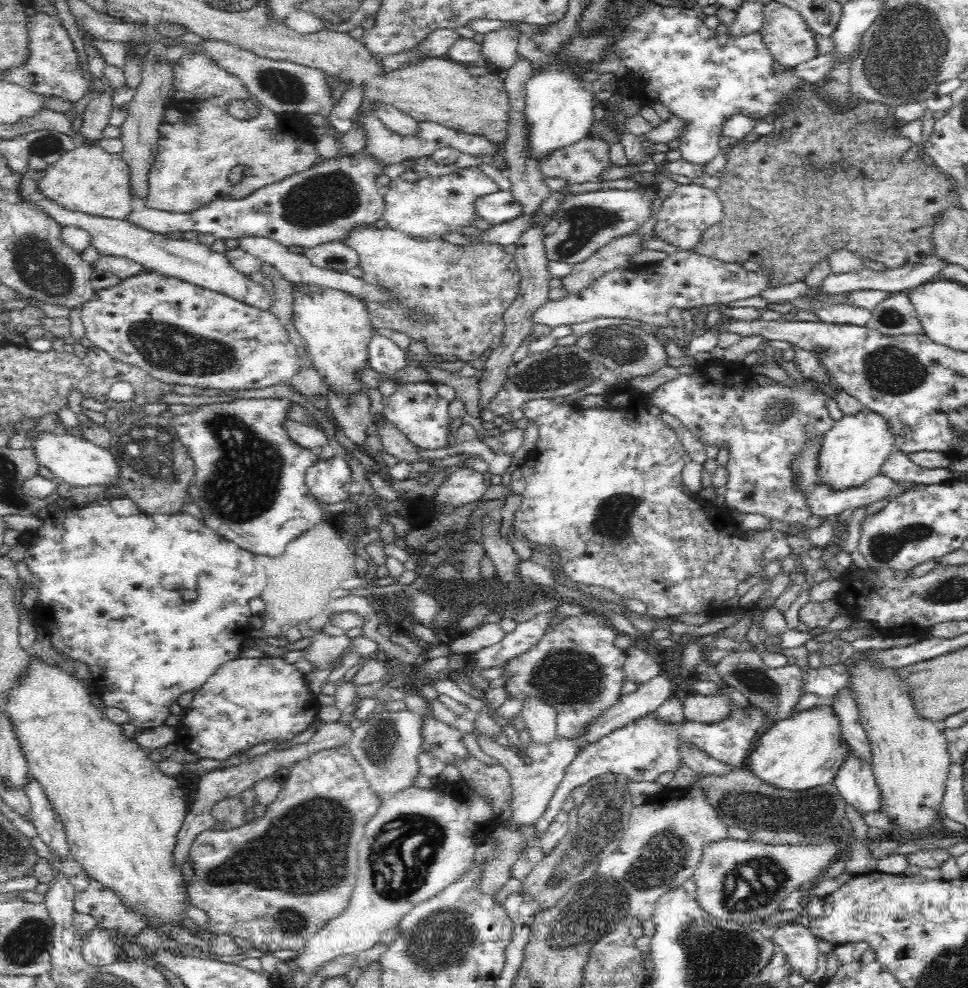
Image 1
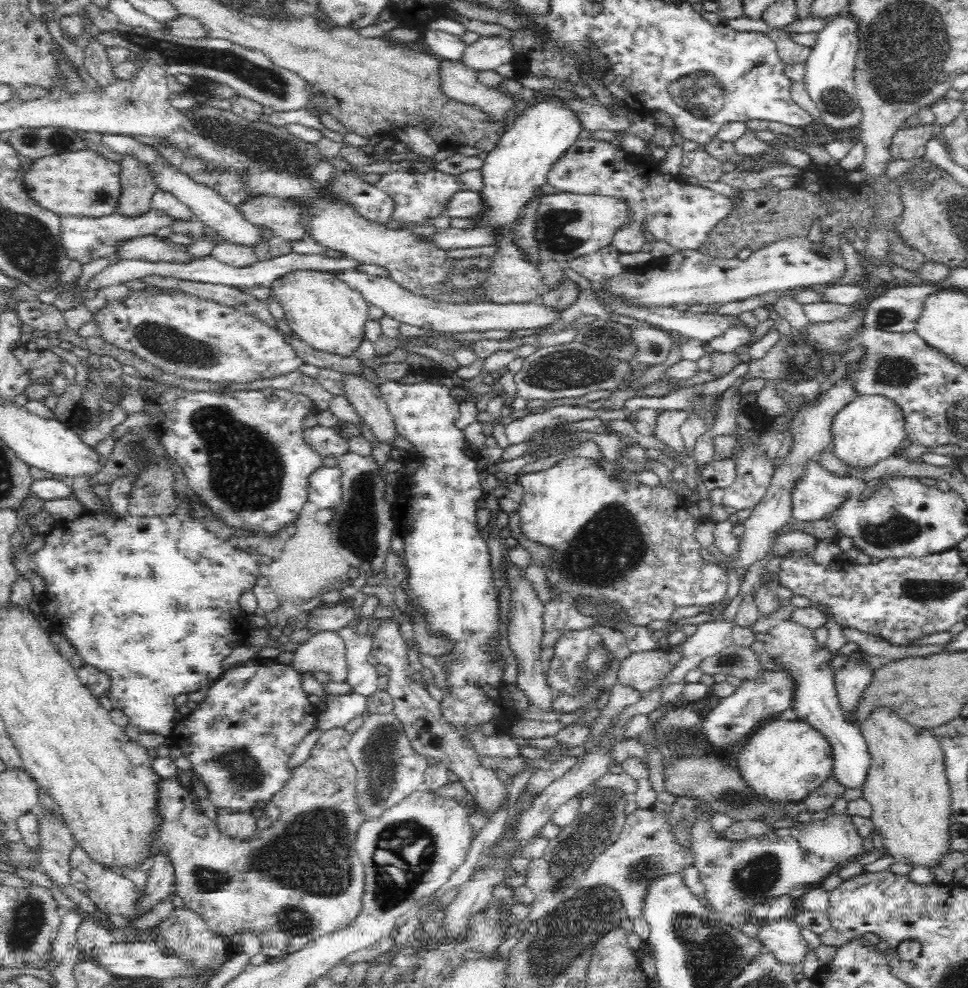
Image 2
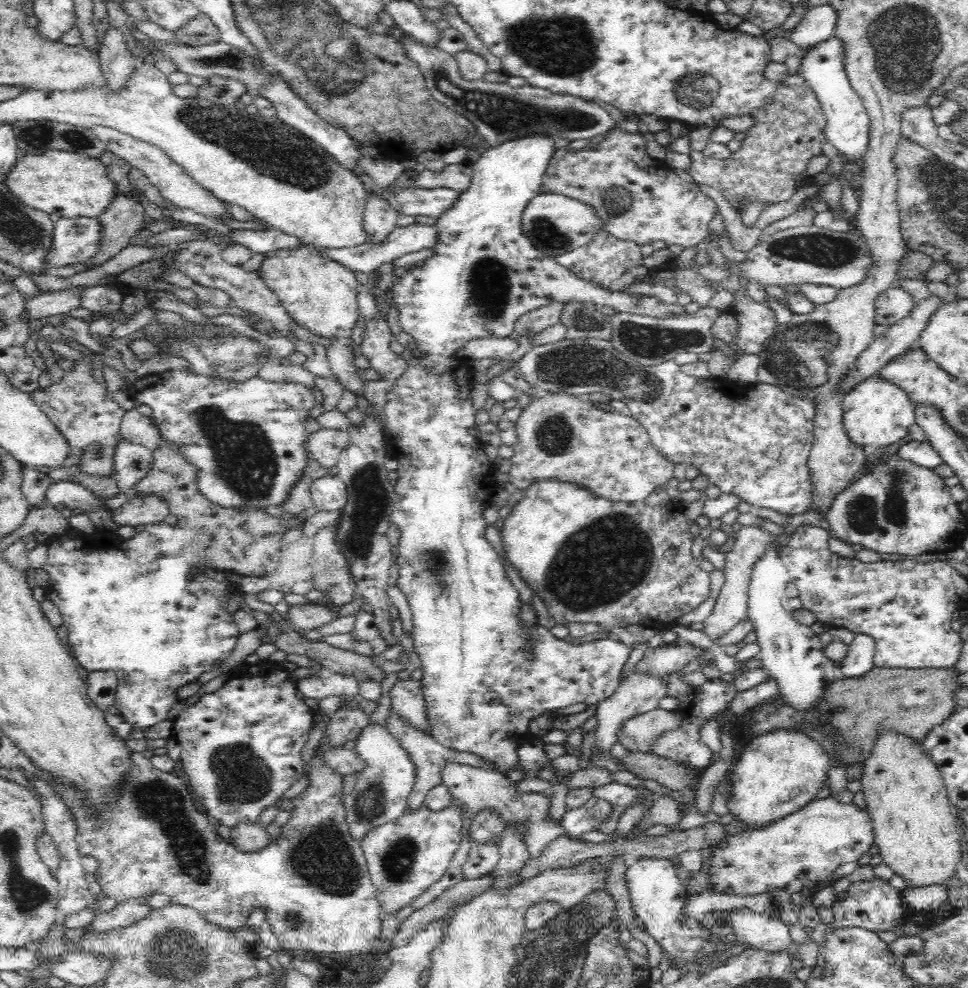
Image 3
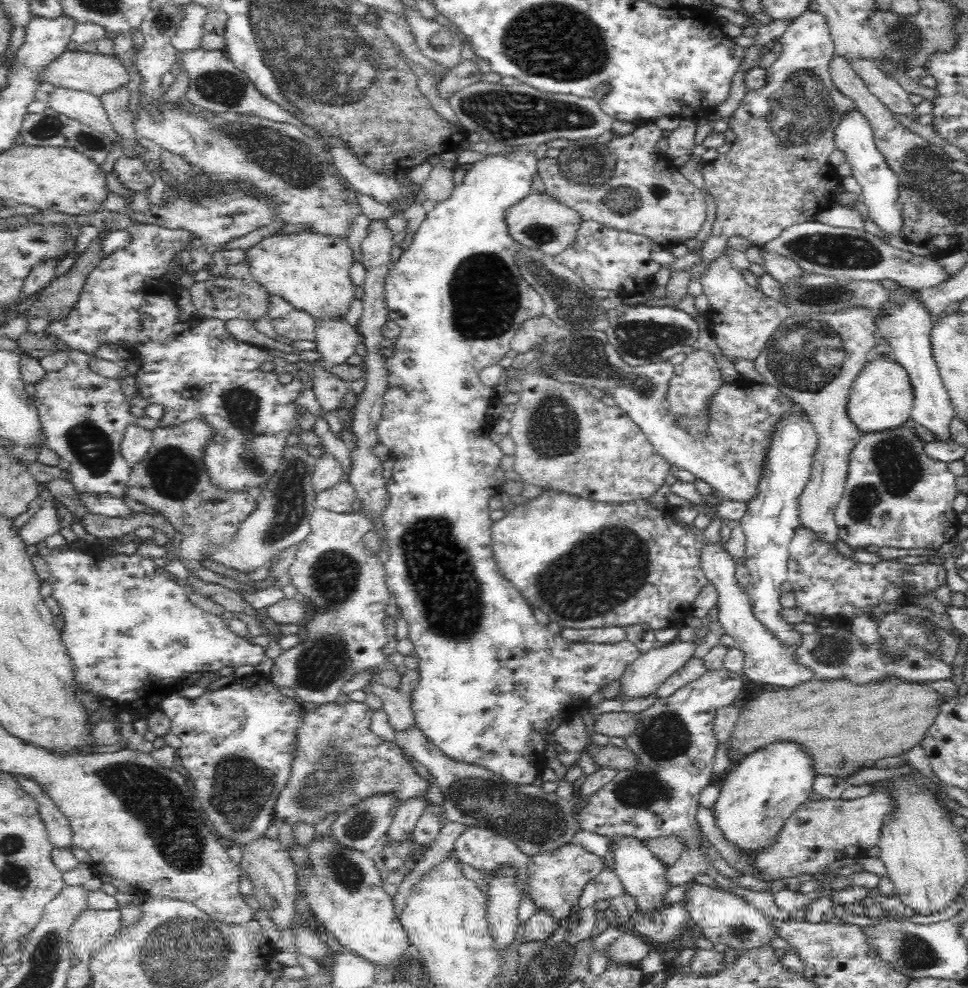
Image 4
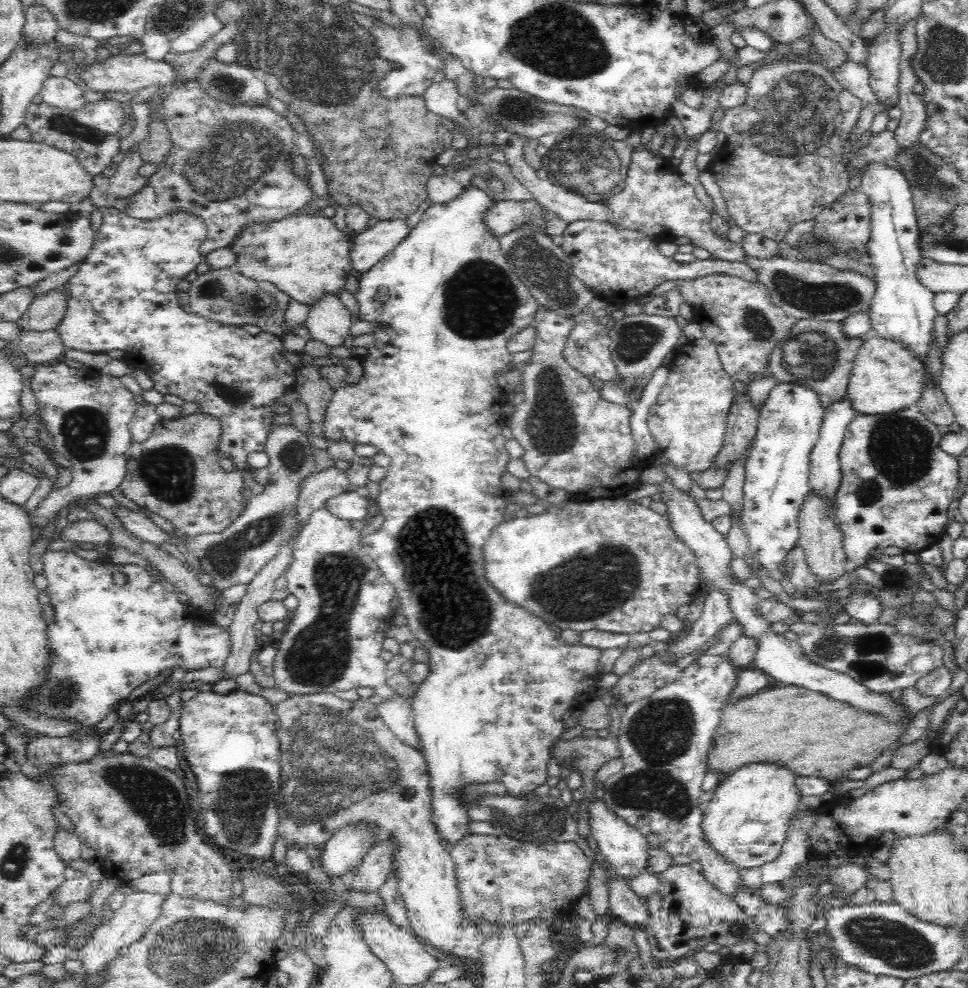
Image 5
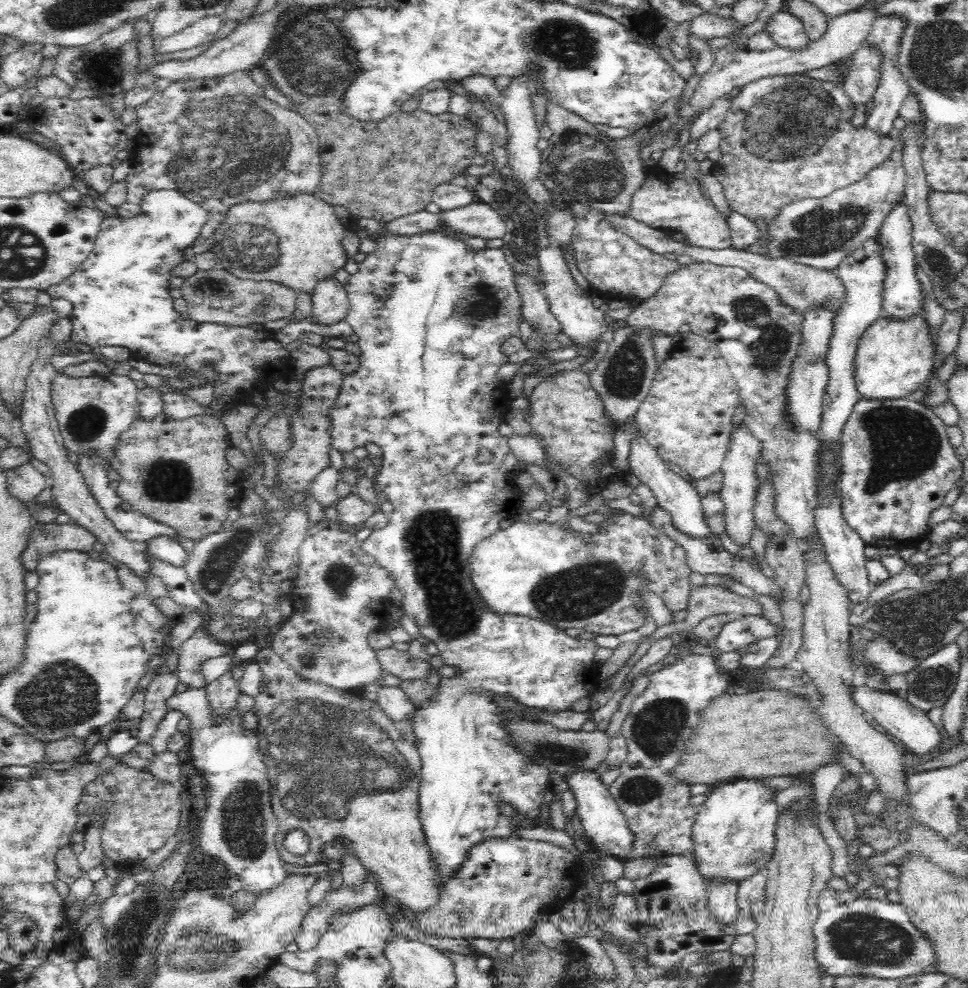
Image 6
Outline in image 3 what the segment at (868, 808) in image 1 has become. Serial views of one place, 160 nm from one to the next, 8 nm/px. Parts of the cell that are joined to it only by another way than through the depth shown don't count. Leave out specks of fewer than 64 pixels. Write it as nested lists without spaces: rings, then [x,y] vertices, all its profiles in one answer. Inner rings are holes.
[[[777,536],[772,537],[765,551],[751,566],[746,617],[752,622],[757,643],[762,649],[758,659],[777,682],[780,699],[796,709],[807,709],[819,699],[821,690],[840,676],[835,674],[836,665],[824,657],[824,646],[819,636],[793,618],[786,595],[786,584],[790,580],[788,569],[780,557]]]

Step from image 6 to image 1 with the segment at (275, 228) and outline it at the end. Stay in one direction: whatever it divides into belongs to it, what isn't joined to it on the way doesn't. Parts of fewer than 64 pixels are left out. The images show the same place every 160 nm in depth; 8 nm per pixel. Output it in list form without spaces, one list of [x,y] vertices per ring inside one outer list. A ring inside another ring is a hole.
[[[294,283],[291,293],[294,328],[304,339],[308,354],[314,367],[322,375],[323,383],[328,383],[331,390],[335,390],[335,392],[343,392],[343,394],[344,392],[351,392],[351,394],[358,392],[362,385],[357,382],[355,374],[362,367],[368,367],[368,345],[374,332],[364,301],[341,290],[306,283]]]

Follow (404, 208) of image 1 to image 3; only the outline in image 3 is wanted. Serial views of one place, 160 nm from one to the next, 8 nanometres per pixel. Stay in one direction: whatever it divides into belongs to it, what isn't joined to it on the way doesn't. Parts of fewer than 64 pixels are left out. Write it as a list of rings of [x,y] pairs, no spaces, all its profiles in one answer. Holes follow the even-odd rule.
[[[465,162],[462,164],[446,165],[441,174],[434,175],[430,170],[424,170],[422,173],[411,180],[408,174],[404,173],[394,184],[401,188],[406,186],[418,186],[420,188],[448,188],[460,194],[468,189],[471,184],[473,174],[473,165]]]

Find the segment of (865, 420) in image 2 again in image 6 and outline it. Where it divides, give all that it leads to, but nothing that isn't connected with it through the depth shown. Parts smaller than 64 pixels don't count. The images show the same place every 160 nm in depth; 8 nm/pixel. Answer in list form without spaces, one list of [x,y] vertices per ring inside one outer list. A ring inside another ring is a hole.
[[[923,310],[907,317],[883,314],[861,335],[855,354],[854,382],[862,398],[908,398],[933,369],[932,324]]]

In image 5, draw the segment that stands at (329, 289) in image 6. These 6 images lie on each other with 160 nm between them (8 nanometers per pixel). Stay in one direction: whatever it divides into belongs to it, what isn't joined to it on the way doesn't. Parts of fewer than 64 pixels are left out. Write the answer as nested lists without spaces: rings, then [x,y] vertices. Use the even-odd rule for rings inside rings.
[[[336,293],[323,294],[309,307],[305,327],[312,339],[322,341],[330,348],[349,344],[350,327],[354,320]]]

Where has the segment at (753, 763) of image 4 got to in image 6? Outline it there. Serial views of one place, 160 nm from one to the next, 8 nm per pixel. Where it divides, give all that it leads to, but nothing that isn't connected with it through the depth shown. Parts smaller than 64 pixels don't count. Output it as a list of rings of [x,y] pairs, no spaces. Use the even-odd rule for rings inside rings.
[[[736,779],[715,788],[697,808],[696,818],[691,828],[691,841],[697,871],[704,879],[704,883],[708,885],[708,892],[713,883],[738,884],[754,876],[758,871],[765,871],[775,845],[774,829],[779,810],[774,801],[776,793],[776,790],[768,790],[762,786],[759,779]]]

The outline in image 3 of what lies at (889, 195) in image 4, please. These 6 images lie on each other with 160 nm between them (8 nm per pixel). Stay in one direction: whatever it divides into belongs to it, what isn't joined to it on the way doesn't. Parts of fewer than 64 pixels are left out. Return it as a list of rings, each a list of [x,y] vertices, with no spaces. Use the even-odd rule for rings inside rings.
[[[836,37],[826,42],[820,42],[816,50],[802,61],[798,70],[800,75],[812,86],[816,97],[820,99],[821,107],[827,119],[825,136],[834,148],[844,156],[847,163],[856,164],[864,169],[870,147],[871,119],[867,114],[862,99],[852,90],[843,65],[843,50]]]

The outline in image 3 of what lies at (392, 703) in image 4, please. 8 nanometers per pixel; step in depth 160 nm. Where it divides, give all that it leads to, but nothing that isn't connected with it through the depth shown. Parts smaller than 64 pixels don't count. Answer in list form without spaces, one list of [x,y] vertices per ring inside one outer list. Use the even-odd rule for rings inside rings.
[[[394,705],[390,706],[390,710],[388,710],[388,718],[386,718],[385,722],[386,733],[390,734],[390,737],[392,737],[392,739],[394,739],[394,741],[396,741],[396,743],[406,751],[407,757],[414,763],[413,775],[415,781],[412,785],[412,790],[410,790],[408,796],[405,798],[405,812],[408,814],[420,810],[420,808],[424,806],[428,792],[430,792],[434,786],[438,786],[438,784],[442,782],[441,770],[446,761],[495,770],[493,766],[485,764],[483,760],[480,760],[477,756],[474,756],[474,754],[461,753],[448,747],[442,747],[440,743],[436,742],[436,740],[434,740],[432,736],[429,736],[427,732],[413,726],[408,719],[404,719],[398,711],[394,711]]]

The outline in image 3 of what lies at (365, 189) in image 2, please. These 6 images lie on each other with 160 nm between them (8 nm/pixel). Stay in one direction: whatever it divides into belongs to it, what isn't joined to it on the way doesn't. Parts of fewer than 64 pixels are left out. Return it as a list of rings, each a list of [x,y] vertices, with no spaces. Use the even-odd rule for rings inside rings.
[[[367,194],[363,214],[363,229],[366,233],[366,241],[370,245],[378,245],[385,242],[388,234],[396,228],[399,215],[384,200]]]

